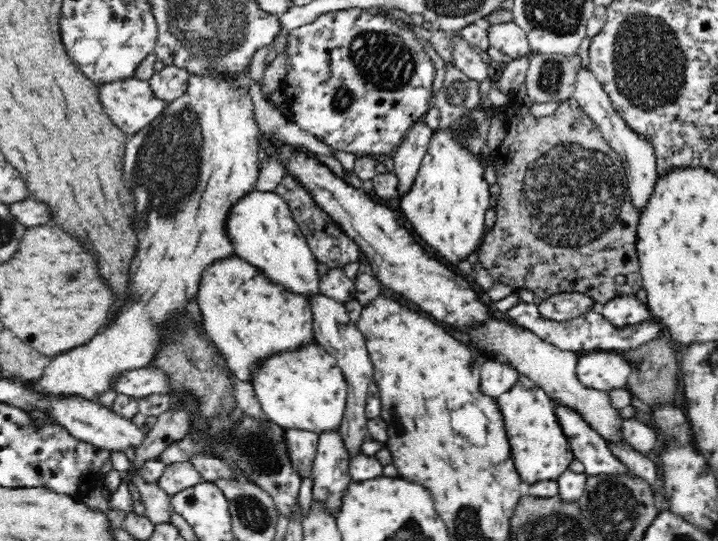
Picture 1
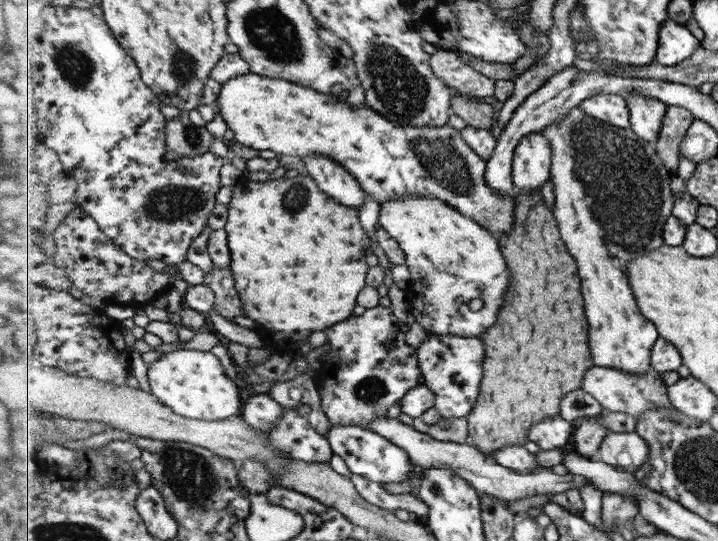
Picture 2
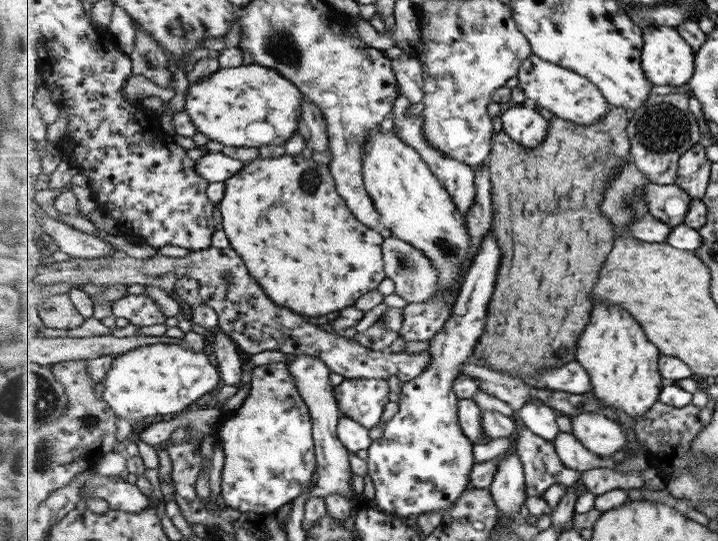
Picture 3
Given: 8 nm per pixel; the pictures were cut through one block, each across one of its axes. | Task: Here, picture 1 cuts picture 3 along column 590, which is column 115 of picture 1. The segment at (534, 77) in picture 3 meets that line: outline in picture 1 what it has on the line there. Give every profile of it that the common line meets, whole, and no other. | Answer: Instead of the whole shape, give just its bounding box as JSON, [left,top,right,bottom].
[96,75,166,136]

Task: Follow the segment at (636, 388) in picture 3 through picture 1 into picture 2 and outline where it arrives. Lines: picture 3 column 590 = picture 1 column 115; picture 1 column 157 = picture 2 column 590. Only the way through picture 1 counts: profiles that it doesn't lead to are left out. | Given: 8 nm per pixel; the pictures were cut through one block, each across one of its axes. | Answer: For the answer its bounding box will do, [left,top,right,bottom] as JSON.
[543,106,675,374]

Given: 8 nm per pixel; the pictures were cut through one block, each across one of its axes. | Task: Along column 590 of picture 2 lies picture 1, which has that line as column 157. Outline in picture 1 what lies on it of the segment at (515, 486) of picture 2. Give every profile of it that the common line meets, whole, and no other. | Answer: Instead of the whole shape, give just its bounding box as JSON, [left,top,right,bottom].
[157,460,202,496]

